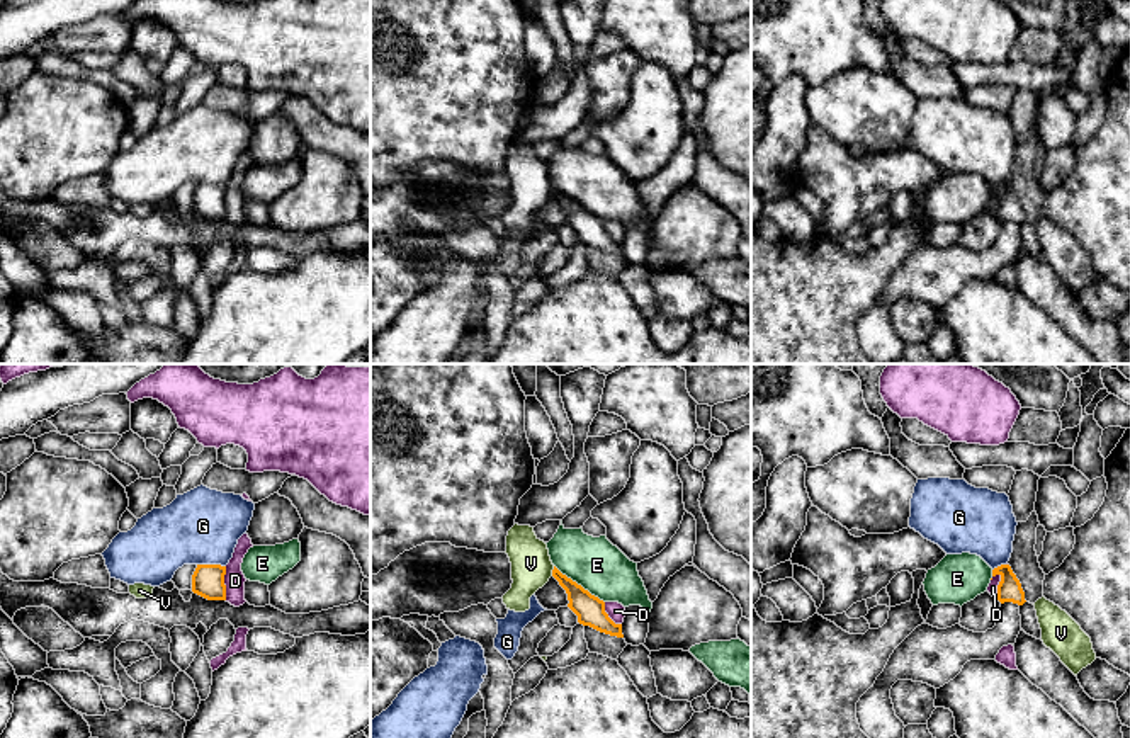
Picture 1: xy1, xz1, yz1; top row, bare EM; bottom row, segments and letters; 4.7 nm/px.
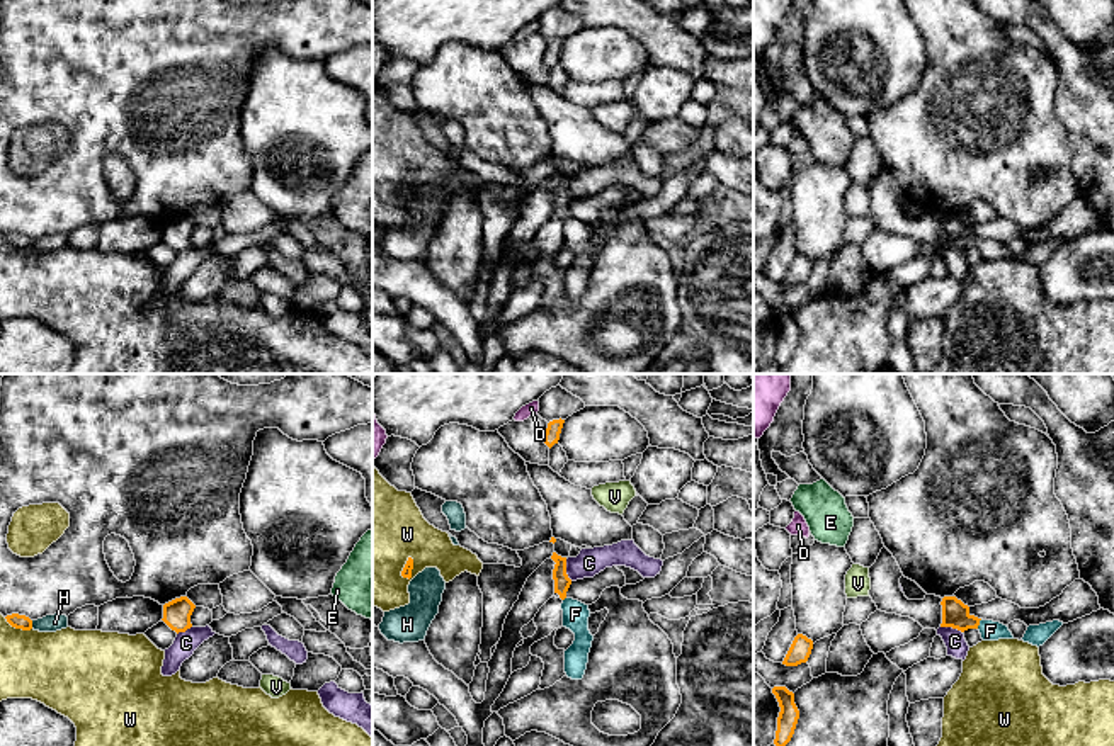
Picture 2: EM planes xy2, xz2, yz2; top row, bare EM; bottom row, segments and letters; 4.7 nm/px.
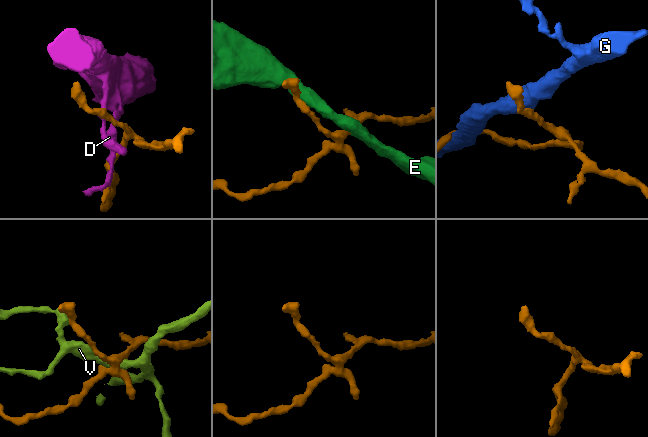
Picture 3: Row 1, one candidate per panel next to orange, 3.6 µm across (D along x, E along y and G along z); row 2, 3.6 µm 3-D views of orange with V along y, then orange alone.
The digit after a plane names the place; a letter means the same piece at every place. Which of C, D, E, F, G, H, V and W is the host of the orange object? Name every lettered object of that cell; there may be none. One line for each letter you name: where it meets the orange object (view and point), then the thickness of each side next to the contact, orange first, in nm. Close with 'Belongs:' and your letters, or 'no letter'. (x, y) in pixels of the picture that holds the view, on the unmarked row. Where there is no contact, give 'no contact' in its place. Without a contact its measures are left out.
F: yz2 (978, 243) | 130/100 nm
Belongs: F

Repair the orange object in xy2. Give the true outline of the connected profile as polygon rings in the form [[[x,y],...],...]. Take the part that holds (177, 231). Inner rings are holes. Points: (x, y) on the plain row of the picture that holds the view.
[[[187,216],[175,218],[163,224],[162,240],[177,253],[185,251],[192,246],[190,235],[194,228],[196,224]]]

